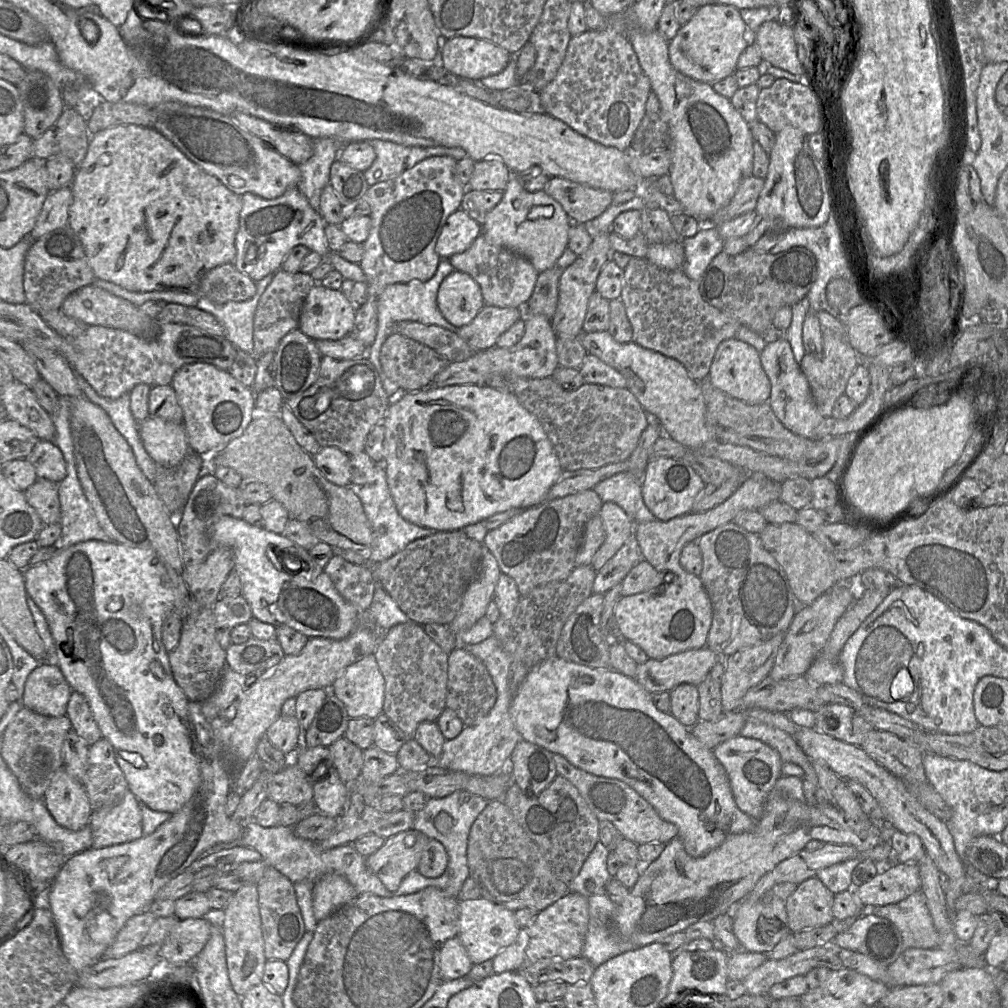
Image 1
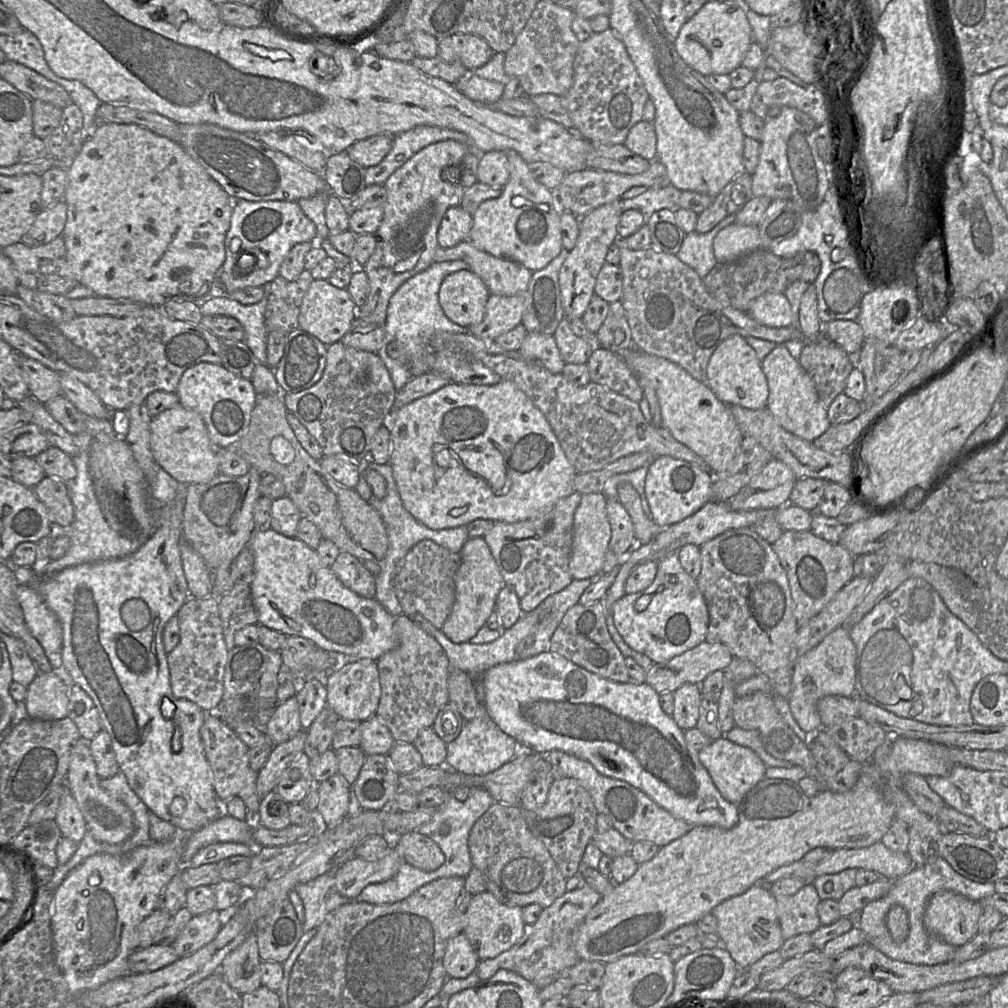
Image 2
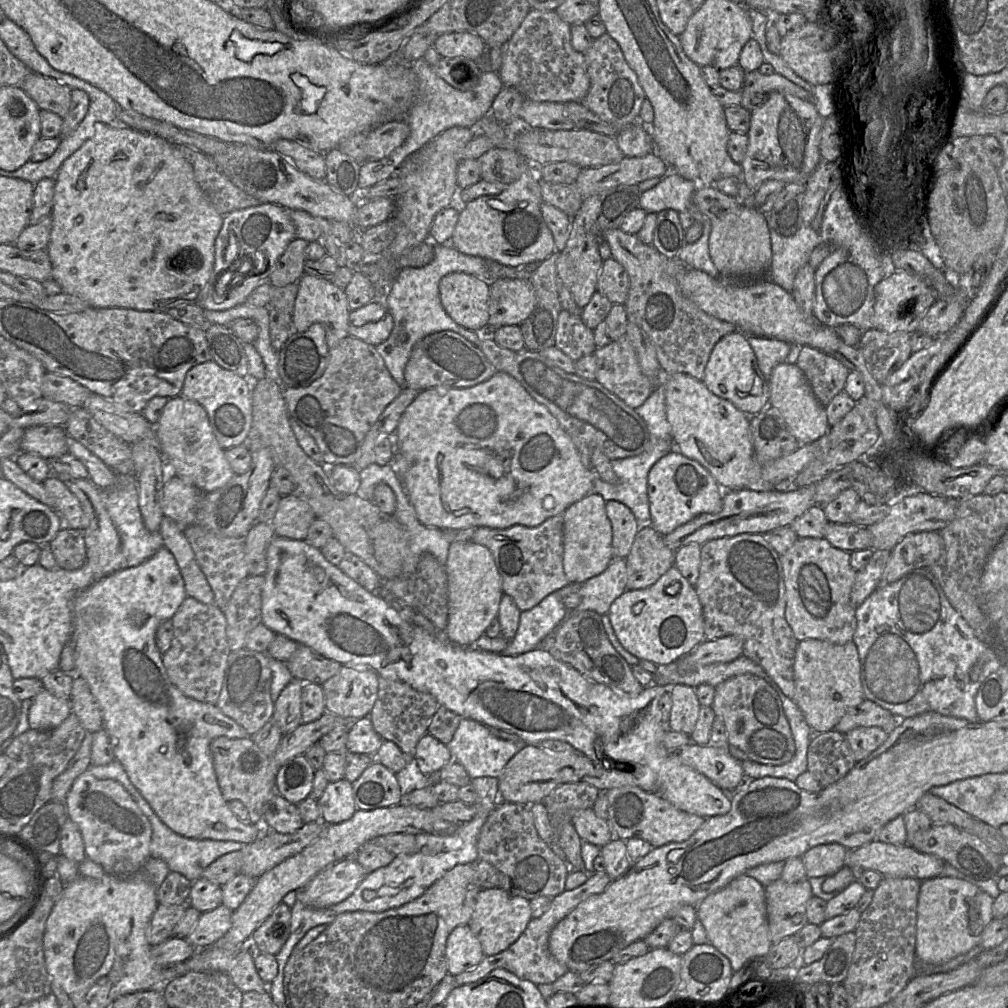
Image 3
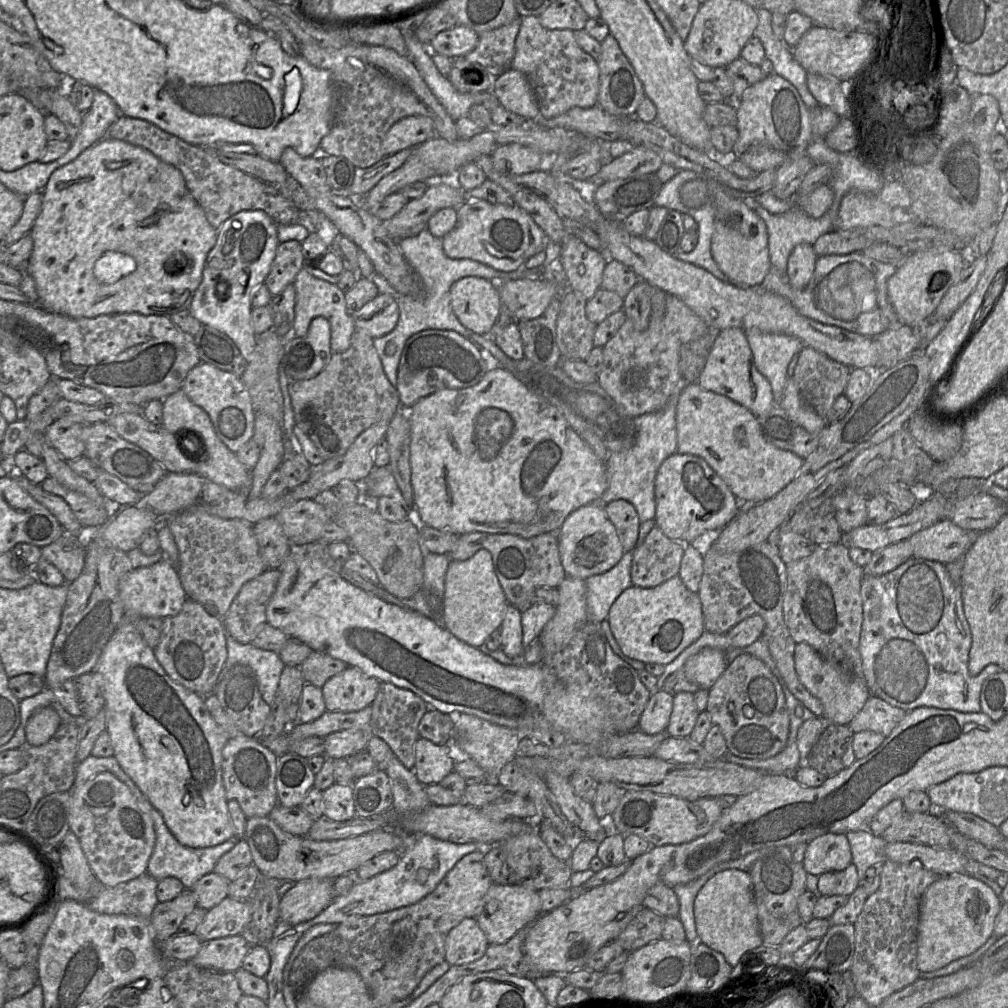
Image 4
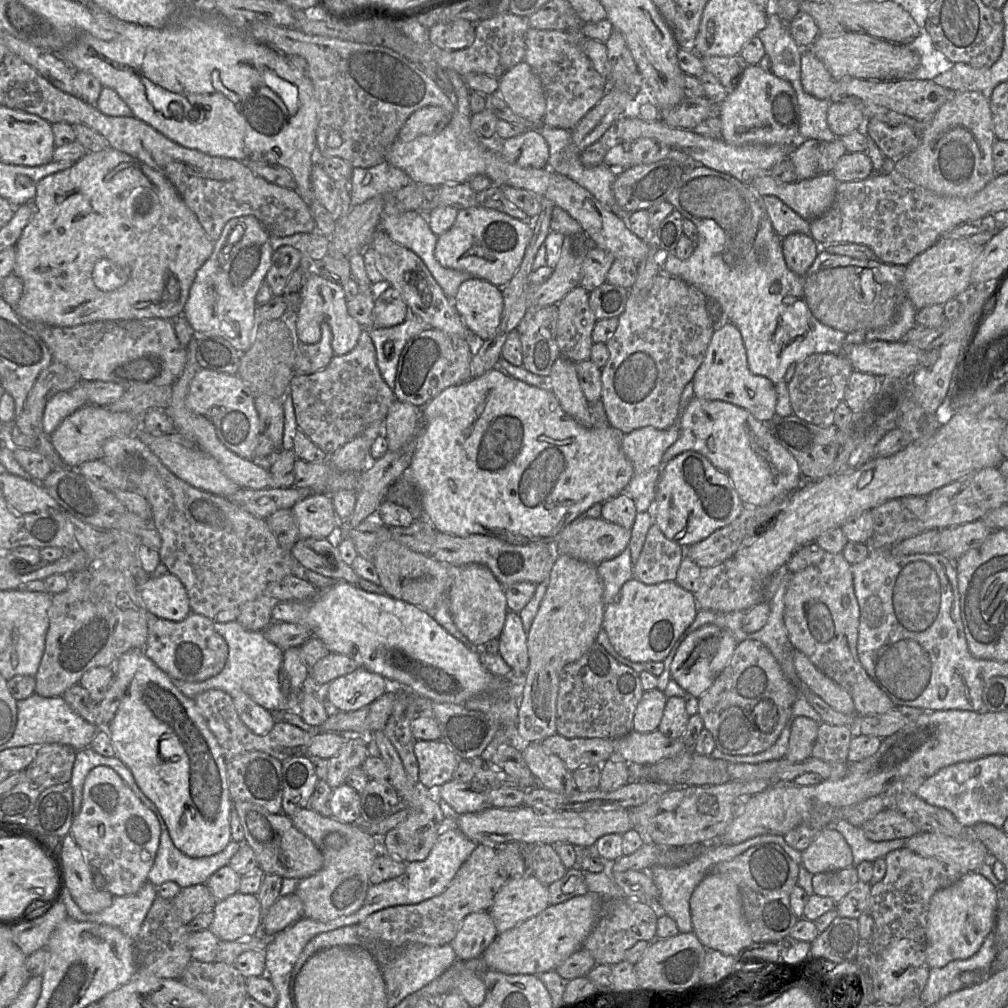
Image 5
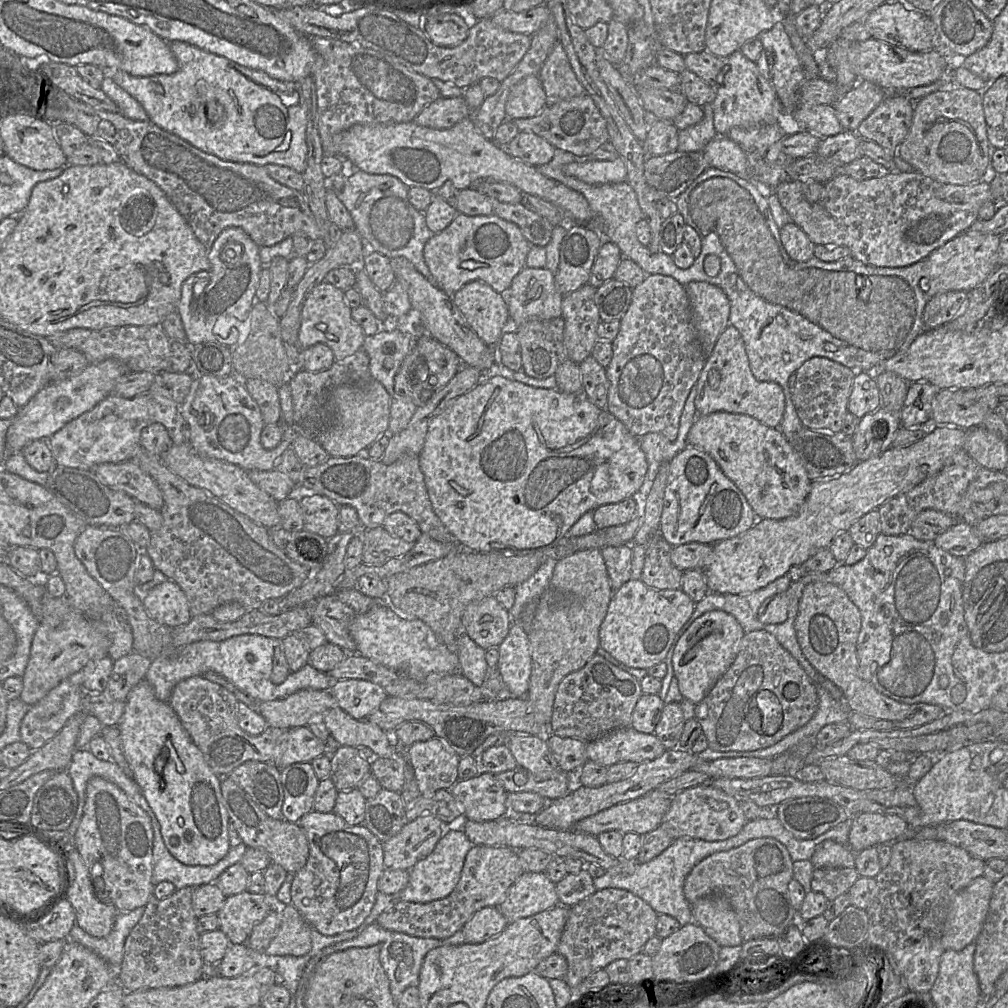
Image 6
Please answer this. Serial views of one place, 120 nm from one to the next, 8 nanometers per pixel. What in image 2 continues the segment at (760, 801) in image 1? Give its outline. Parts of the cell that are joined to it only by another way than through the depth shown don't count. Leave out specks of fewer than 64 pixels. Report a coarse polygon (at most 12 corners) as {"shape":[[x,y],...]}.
{"shape":[[725,735],[698,757],[721,795],[738,804],[765,778],[752,749]]}

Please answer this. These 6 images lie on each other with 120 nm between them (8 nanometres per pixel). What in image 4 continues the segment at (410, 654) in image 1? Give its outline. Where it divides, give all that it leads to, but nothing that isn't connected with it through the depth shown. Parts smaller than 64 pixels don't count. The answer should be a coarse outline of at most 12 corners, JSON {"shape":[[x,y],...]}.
{"shape":[[380,683],[370,736],[414,770],[418,725],[430,707],[412,691]]}

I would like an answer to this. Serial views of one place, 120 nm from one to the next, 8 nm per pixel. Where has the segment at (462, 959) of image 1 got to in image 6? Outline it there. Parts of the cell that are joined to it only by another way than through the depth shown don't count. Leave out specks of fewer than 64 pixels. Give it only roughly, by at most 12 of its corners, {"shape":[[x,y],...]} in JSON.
{"shape":[[498,907],[478,910],[462,927],[479,944],[508,925]]}

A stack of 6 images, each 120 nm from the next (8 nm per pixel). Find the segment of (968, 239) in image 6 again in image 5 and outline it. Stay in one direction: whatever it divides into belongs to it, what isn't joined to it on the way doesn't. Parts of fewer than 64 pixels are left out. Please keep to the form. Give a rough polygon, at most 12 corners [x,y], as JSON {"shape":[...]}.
{"shape":[[939,239],[906,266],[918,311],[964,296],[983,247]]}

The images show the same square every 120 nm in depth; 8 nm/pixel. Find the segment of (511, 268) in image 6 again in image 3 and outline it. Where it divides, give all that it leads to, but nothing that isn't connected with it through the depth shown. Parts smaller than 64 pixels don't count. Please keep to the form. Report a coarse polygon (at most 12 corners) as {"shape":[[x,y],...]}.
{"shape":[[535,166],[461,205],[449,244],[507,267],[555,251]]}

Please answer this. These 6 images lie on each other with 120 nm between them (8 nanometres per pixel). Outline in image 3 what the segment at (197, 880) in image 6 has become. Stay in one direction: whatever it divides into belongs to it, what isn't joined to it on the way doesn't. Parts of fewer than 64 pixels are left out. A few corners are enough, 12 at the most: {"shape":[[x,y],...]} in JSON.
{"shape":[[152,809],[149,857],[191,882],[247,845],[183,837]]}

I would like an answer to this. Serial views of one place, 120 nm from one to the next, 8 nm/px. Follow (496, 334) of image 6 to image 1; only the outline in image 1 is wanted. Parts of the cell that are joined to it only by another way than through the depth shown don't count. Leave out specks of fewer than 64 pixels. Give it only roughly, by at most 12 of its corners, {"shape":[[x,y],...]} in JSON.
{"shape":[[455,270],[439,286],[438,309],[455,327],[484,305],[479,285]]}

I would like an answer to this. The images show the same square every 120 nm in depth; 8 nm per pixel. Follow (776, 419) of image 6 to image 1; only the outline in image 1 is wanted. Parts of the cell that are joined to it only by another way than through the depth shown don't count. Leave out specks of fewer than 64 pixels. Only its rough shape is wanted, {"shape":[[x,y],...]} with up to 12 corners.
{"shape":[[737,338],[719,344],[708,379],[750,405],[771,383],[760,353]]}

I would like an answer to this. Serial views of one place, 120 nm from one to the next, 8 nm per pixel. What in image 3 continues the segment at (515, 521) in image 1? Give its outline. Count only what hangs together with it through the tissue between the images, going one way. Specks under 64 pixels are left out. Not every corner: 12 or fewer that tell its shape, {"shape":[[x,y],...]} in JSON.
{"shape":[[563,514],[476,528],[521,611],[569,584]]}

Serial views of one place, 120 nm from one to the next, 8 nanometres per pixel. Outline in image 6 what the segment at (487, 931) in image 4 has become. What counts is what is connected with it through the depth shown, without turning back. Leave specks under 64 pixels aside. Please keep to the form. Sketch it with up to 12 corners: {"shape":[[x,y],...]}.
{"shape":[[524,872],[499,910],[508,923],[559,905],[544,872]]}

